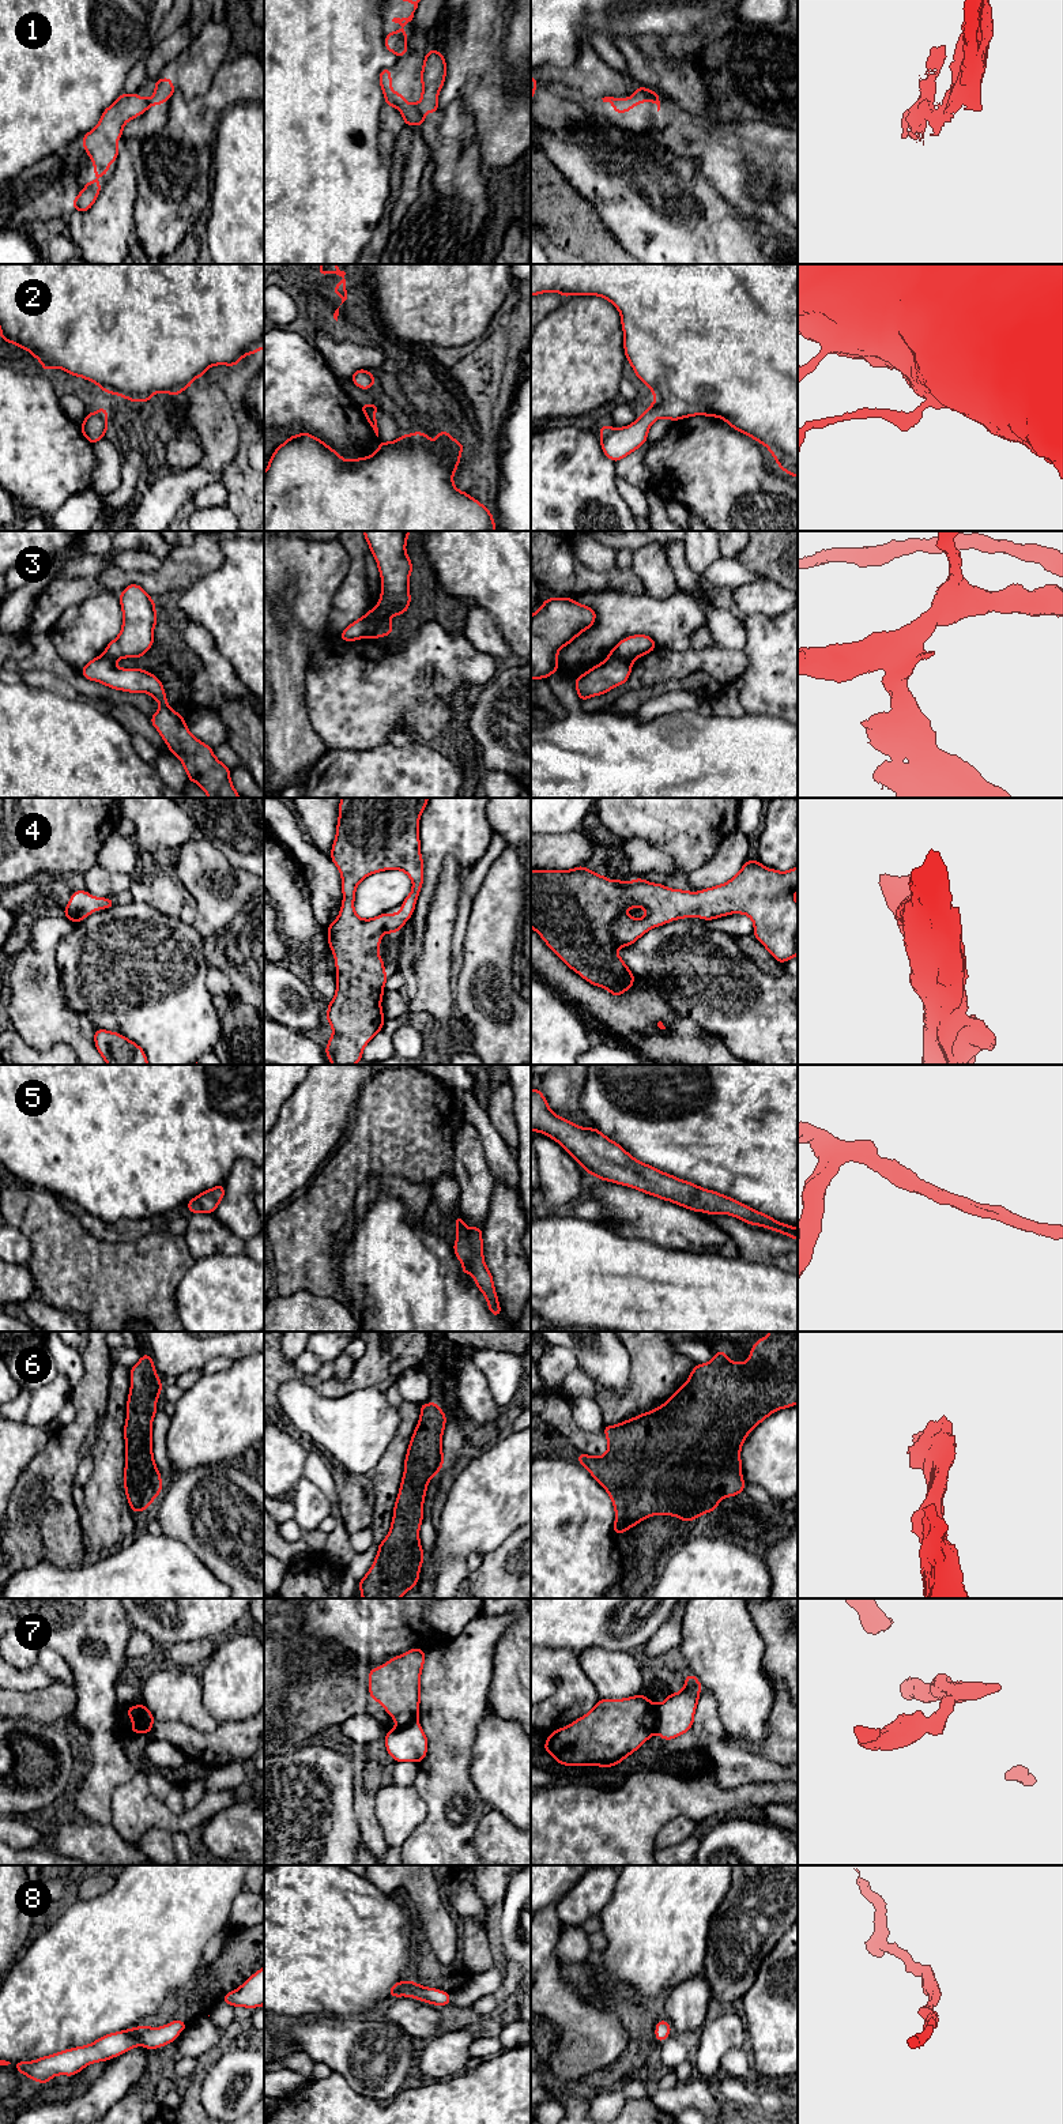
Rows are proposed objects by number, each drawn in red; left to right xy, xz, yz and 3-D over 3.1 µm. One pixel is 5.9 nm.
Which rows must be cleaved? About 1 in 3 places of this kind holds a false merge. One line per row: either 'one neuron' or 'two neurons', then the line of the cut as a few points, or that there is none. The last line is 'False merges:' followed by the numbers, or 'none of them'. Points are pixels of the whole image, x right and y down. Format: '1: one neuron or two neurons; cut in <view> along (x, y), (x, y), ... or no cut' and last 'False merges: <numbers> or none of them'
1: two neurons; cut in yz along (637, 89), (640, 93), (639, 102)
2: one neuron; no cut
3: two neurons; cut in xz along (374, 609), (374, 617), (364, 636)
4: one neuron; no cut
5: one neuron; no cut
6: one neuron; no cut
7: two neurons; cut in xy along (139, 1705), (144, 1731)
8: one neuron; no cut
False merges: 1, 3, 7

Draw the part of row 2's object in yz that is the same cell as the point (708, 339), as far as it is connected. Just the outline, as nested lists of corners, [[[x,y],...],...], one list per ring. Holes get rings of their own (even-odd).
[[[531,264],[531,295],[547,291],[568,295],[600,295],[621,313],[625,355],[637,377],[653,392],[655,402],[632,425],[600,426],[603,453],[618,462],[640,448],[648,438],[649,426],[659,418],[678,421],[693,415],[724,419],[731,428],[762,442],[780,470],[798,478],[798,264]]]

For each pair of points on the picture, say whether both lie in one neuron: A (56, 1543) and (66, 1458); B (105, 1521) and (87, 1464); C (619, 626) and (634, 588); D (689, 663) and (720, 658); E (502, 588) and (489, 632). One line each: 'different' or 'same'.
A: same
B: different
C: different
D: same
E: different

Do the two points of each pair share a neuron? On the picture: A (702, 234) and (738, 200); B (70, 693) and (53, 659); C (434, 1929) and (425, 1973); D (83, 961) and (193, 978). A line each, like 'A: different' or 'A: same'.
A: different
B: different
C: different
D: same

